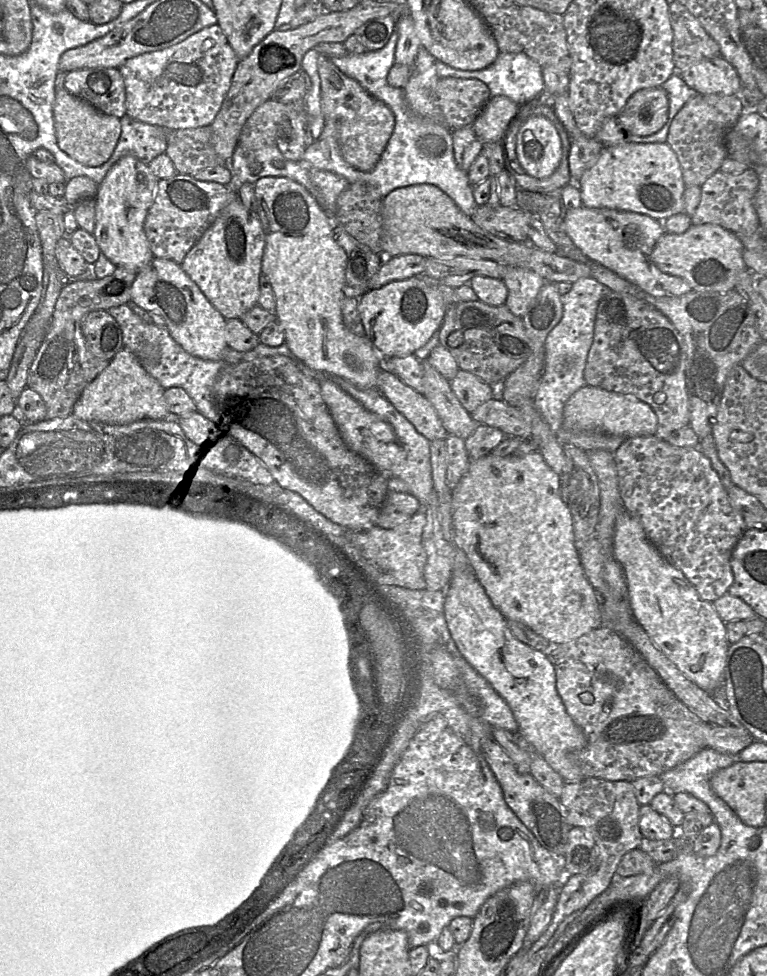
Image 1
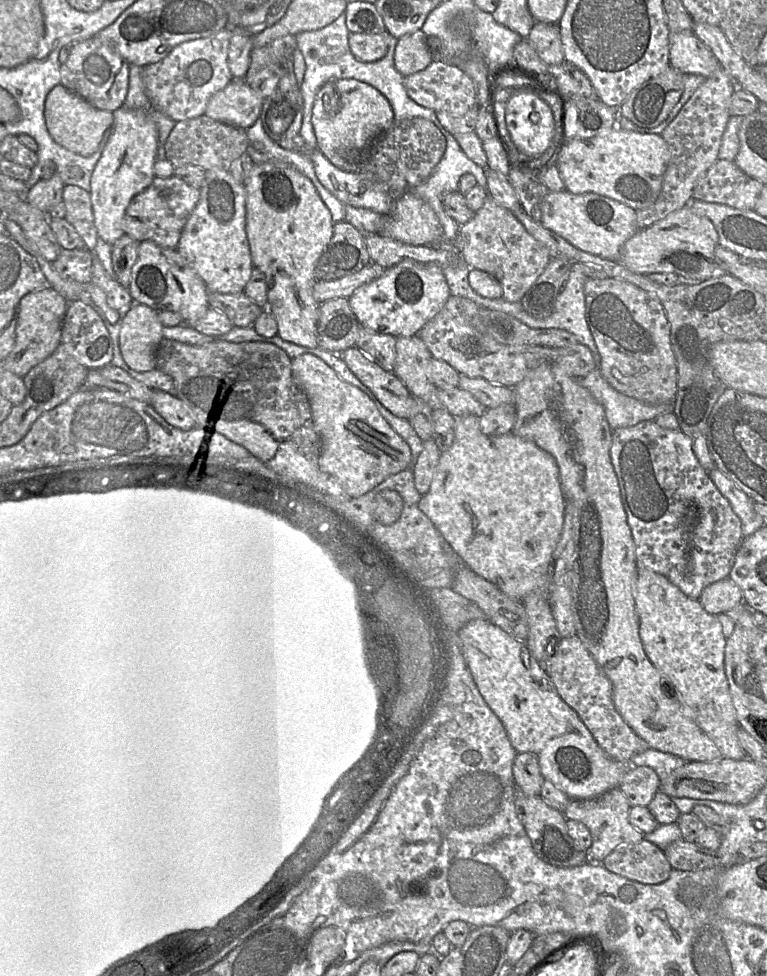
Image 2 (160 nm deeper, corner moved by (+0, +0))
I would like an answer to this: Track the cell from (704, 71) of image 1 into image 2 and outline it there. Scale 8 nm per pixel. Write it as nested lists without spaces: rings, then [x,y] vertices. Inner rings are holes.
[[[671,32],[669,45],[670,65],[684,75],[698,74],[708,78],[721,67],[714,53],[693,32]]]

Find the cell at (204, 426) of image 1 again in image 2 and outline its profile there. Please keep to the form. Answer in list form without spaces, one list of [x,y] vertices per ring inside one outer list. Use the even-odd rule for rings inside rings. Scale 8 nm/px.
[[[154,390],[151,406],[173,427],[186,431],[195,425],[192,412],[175,395],[161,390]]]

